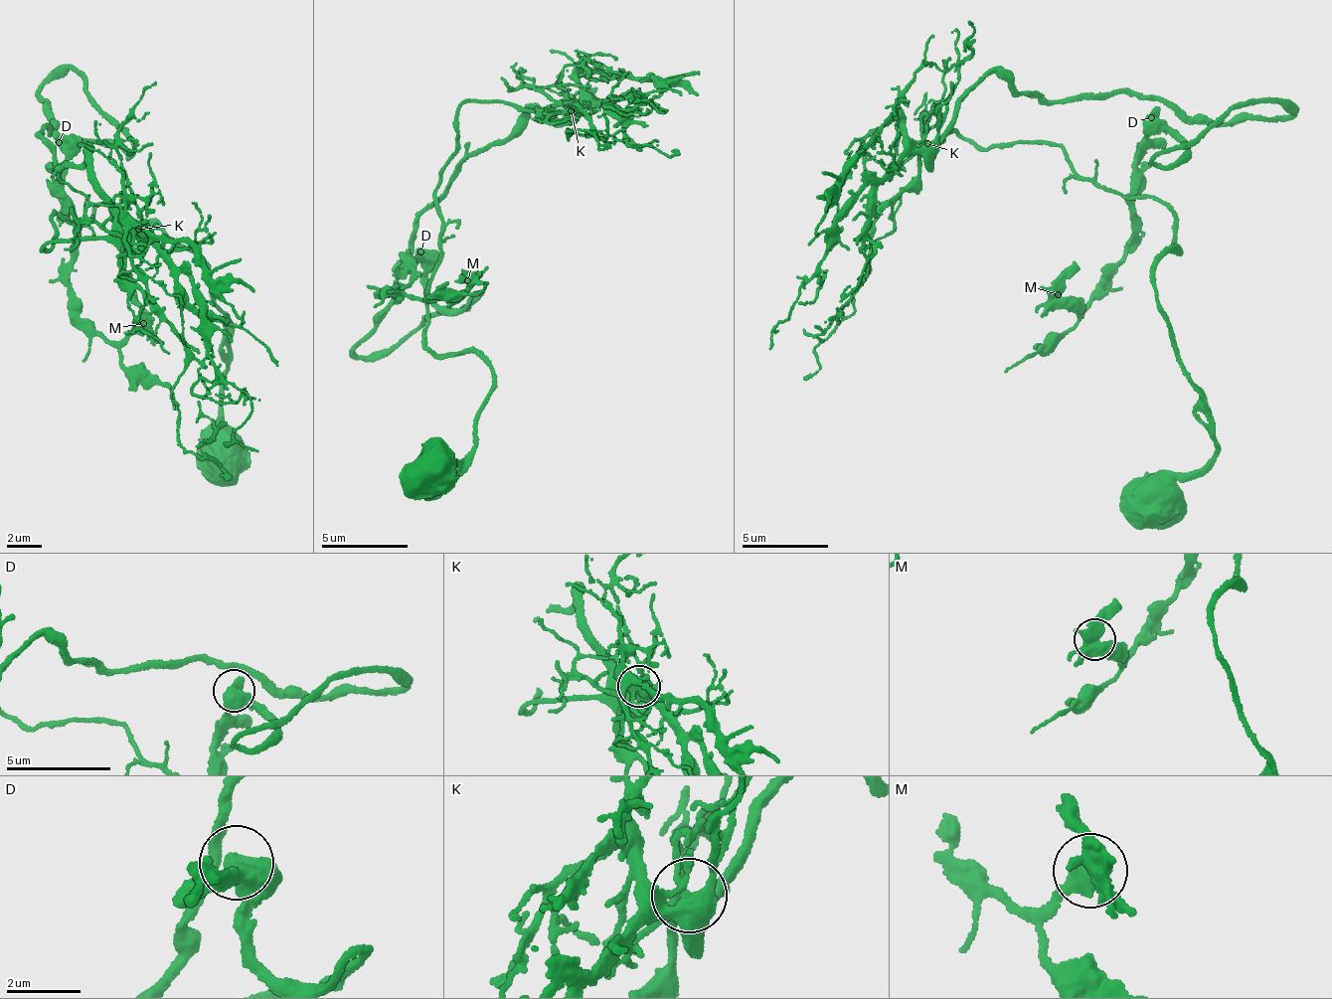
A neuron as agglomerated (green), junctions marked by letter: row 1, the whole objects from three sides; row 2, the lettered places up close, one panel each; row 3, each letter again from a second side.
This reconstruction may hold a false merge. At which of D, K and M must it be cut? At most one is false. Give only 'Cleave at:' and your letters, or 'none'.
Cleave at: none

